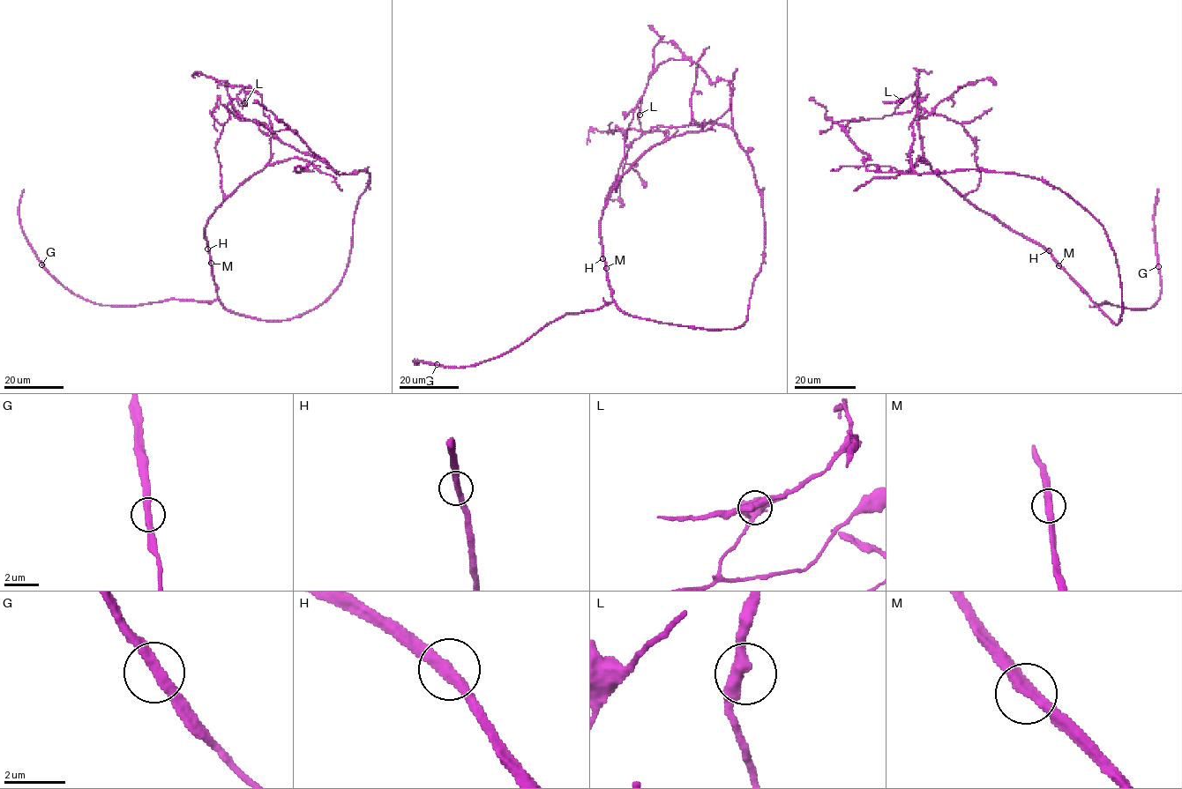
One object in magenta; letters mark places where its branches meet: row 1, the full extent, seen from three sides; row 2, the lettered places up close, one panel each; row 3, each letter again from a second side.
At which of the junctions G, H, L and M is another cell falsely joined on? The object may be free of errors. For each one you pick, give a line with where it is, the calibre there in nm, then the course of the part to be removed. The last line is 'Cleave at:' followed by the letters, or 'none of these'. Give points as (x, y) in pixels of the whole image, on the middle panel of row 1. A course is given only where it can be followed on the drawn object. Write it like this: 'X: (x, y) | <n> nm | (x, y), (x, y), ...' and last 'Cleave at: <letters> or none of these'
G: (437, 364) | 360 nm | (437, 364), (416, 361), (414, 361), (416, 365)
Cleave at: G

